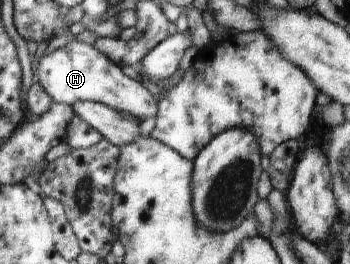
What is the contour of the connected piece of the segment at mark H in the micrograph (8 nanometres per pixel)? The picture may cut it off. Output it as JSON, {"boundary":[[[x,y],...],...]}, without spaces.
{"boundary":[[[70,39],[67,48],[55,49],[51,54],[44,54],[40,58],[37,66],[37,74],[39,84],[52,98],[52,102],[63,103],[69,106],[77,101],[101,103],[114,108],[120,113],[129,113],[131,118],[135,118],[139,122],[157,116],[158,104],[149,90],[139,80],[125,75],[117,63],[109,60],[105,54],[101,53],[93,45]]]}

